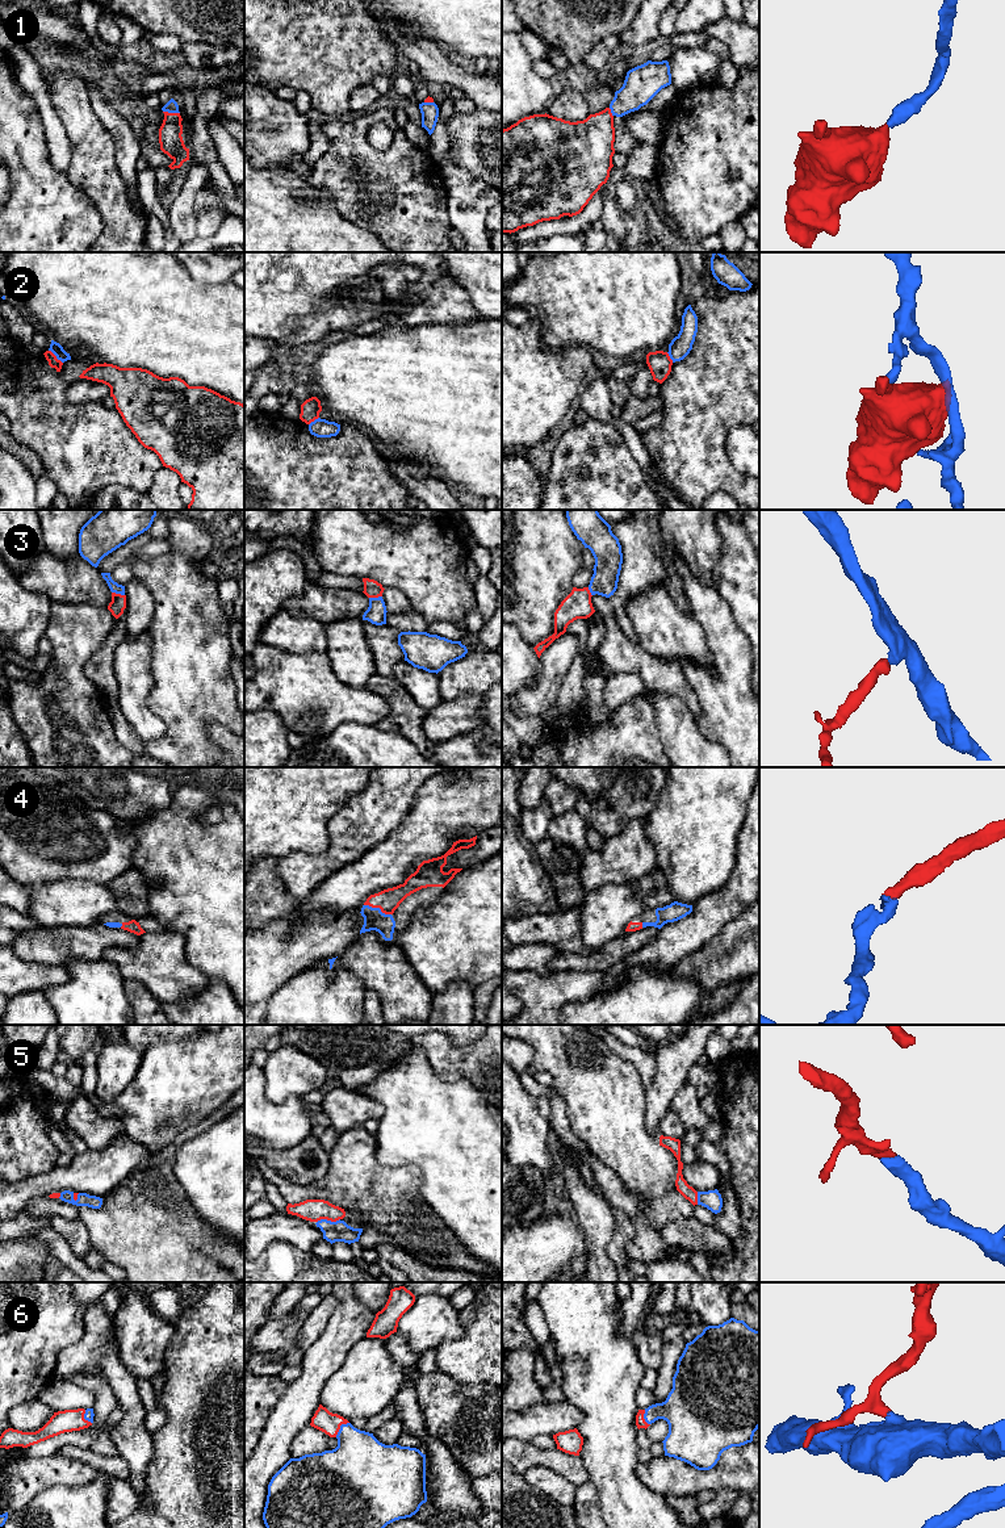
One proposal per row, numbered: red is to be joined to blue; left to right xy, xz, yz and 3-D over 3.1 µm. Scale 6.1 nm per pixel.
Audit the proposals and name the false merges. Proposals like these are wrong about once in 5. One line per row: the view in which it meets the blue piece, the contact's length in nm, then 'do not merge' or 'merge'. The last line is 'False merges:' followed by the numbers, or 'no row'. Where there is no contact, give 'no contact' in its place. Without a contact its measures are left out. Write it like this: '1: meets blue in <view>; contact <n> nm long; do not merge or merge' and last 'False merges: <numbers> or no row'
1: meets blue in xy; contact 110 nm long; merge
2: meets blue in xy; contact 120 nm long; do not merge
3: meets blue in xy; contact 80 nm long; merge
4: meets blue in xz; contact 180 nm long; merge
5: meets blue in xz; contact 150 nm long; merge
6: meets blue in xz; contact 130 nm long; merge
False merges: 2

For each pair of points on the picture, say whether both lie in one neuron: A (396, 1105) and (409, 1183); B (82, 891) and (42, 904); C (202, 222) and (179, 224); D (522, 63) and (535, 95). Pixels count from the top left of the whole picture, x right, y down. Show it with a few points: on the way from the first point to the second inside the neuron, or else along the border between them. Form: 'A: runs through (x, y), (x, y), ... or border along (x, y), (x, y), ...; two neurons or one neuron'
A: border along (377, 1152), (381, 1164), (417, 1166), (421, 1192); two neurons
B: runs through (72, 900), (70, 903), (51, 904); one neuron
C: border along (197, 213), (196, 237); two neurons
D: runs through (522, 71), (522, 82), (527, 87); one neuron

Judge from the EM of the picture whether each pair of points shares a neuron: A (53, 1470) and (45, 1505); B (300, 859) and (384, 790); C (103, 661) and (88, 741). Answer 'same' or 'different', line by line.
A: different
B: same
C: different

